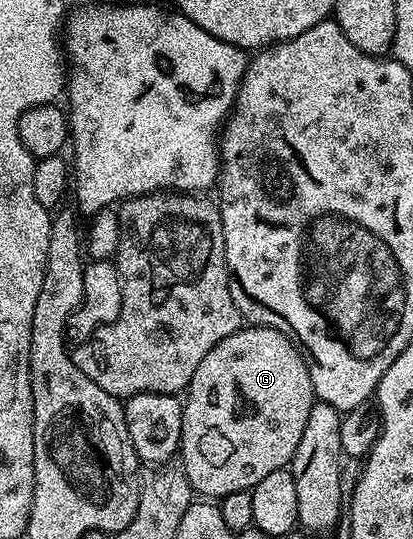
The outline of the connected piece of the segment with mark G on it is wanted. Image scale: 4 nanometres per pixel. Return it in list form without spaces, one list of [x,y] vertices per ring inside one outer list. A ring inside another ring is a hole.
[[[249,324],[240,330],[236,330],[236,332],[224,338],[219,344],[215,344],[215,348],[211,348],[211,352],[207,352],[207,356],[203,356],[203,364],[199,364],[199,368],[195,368],[195,376],[189,381],[189,385],[184,391],[181,408],[179,462],[180,465],[185,467],[185,475],[189,483],[193,485],[194,491],[206,499],[220,500],[231,492],[252,490],[253,487],[259,484],[259,480],[263,480],[263,476],[267,476],[270,472],[275,472],[276,470],[286,469],[295,456],[299,438],[303,435],[303,428],[306,427],[307,418],[311,413],[314,401],[313,385],[311,384],[311,376],[307,372],[305,357],[298,350],[296,342],[283,332],[279,332],[275,328]]]

